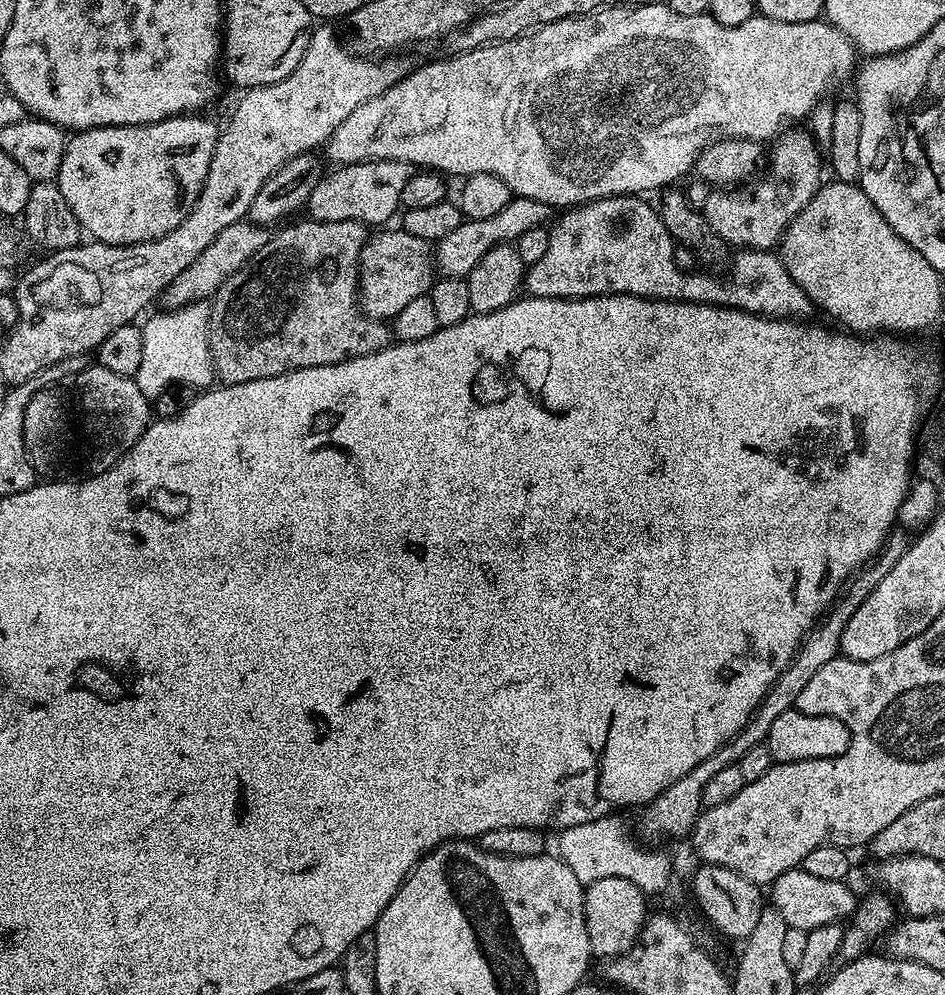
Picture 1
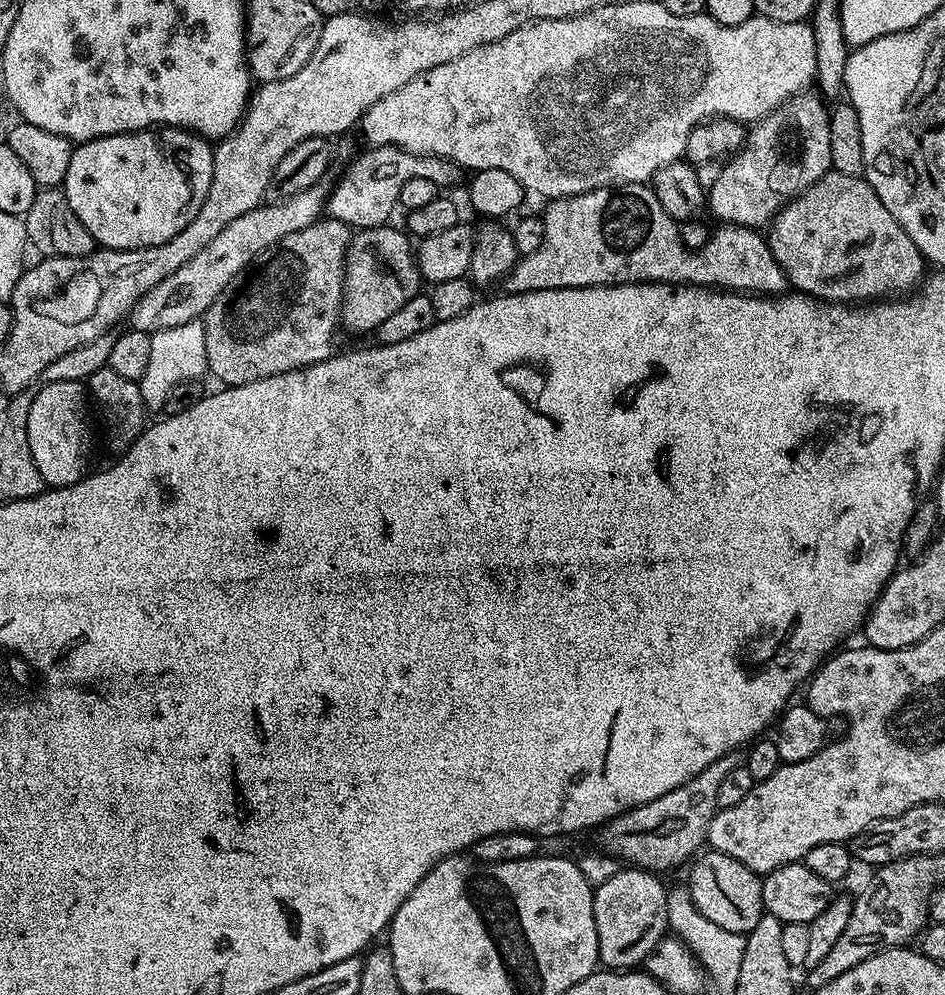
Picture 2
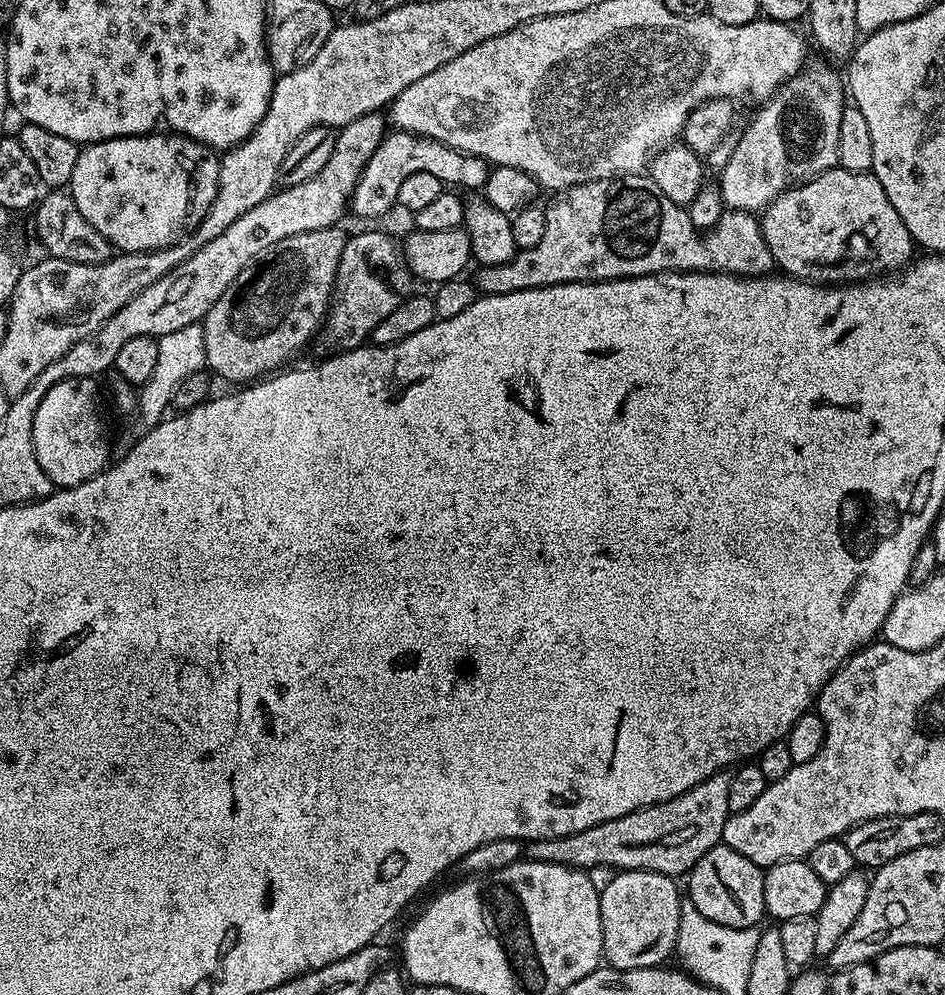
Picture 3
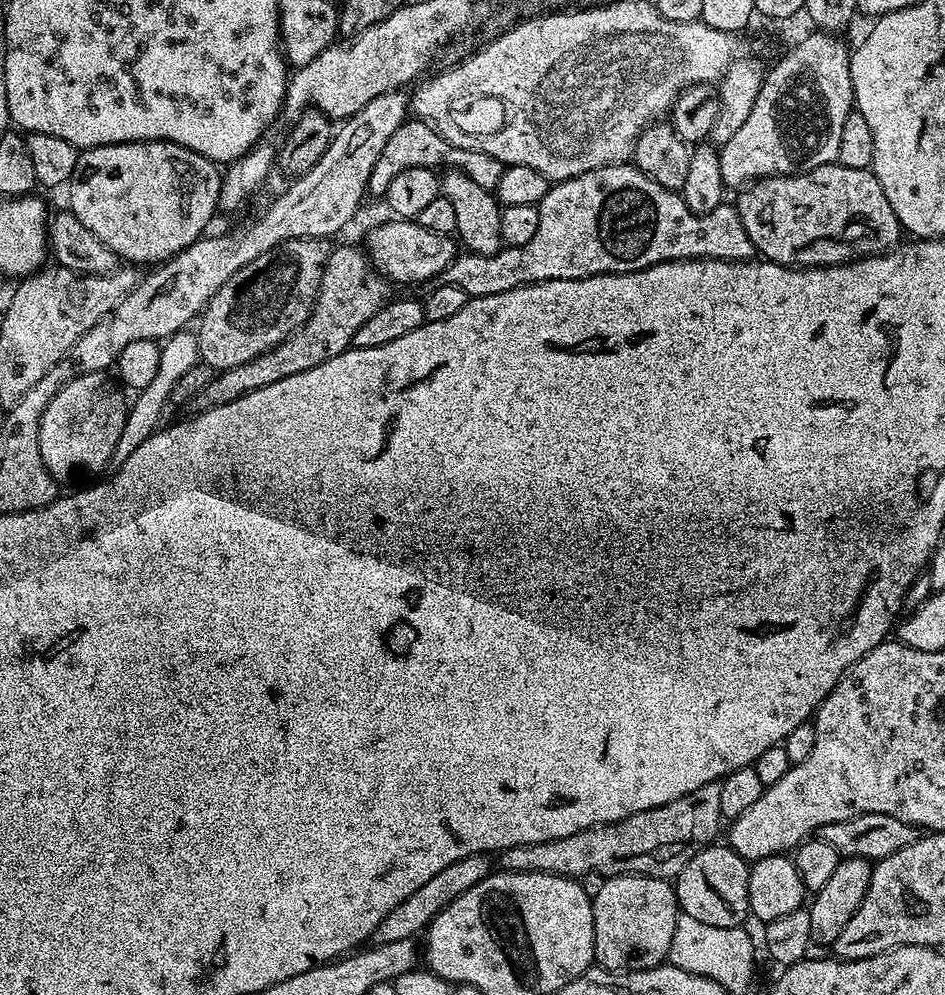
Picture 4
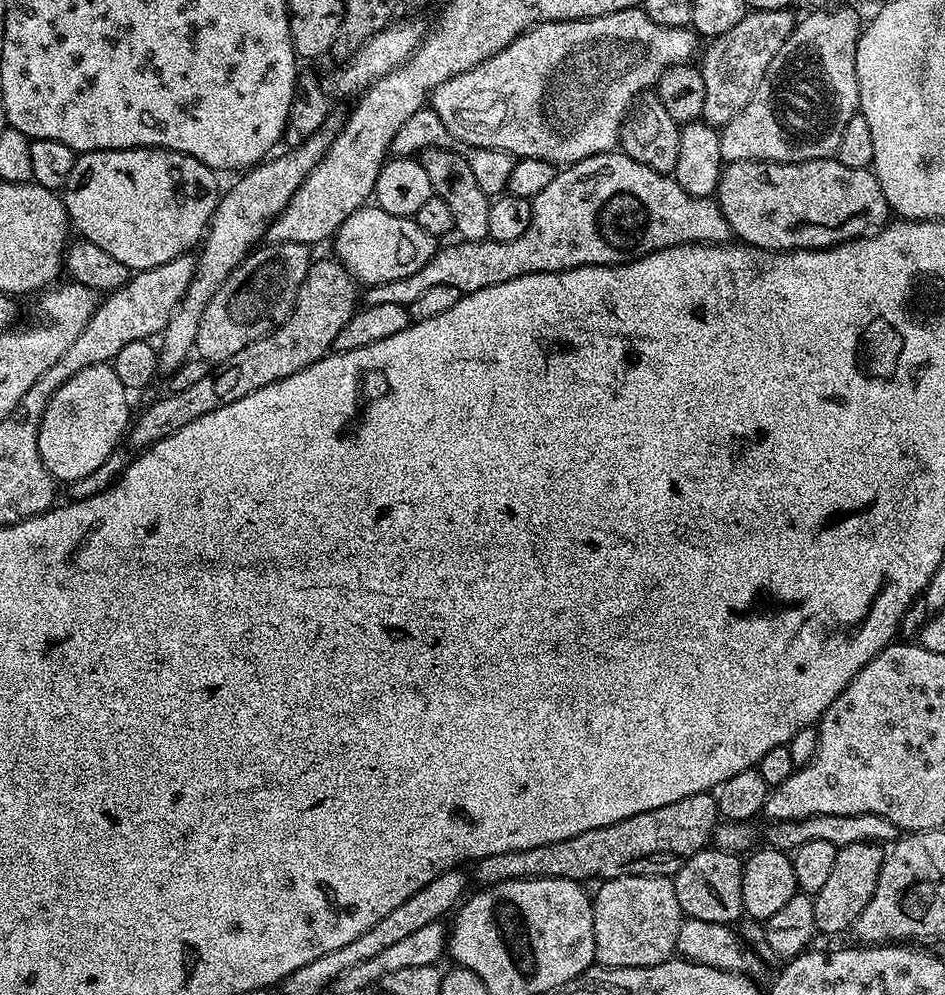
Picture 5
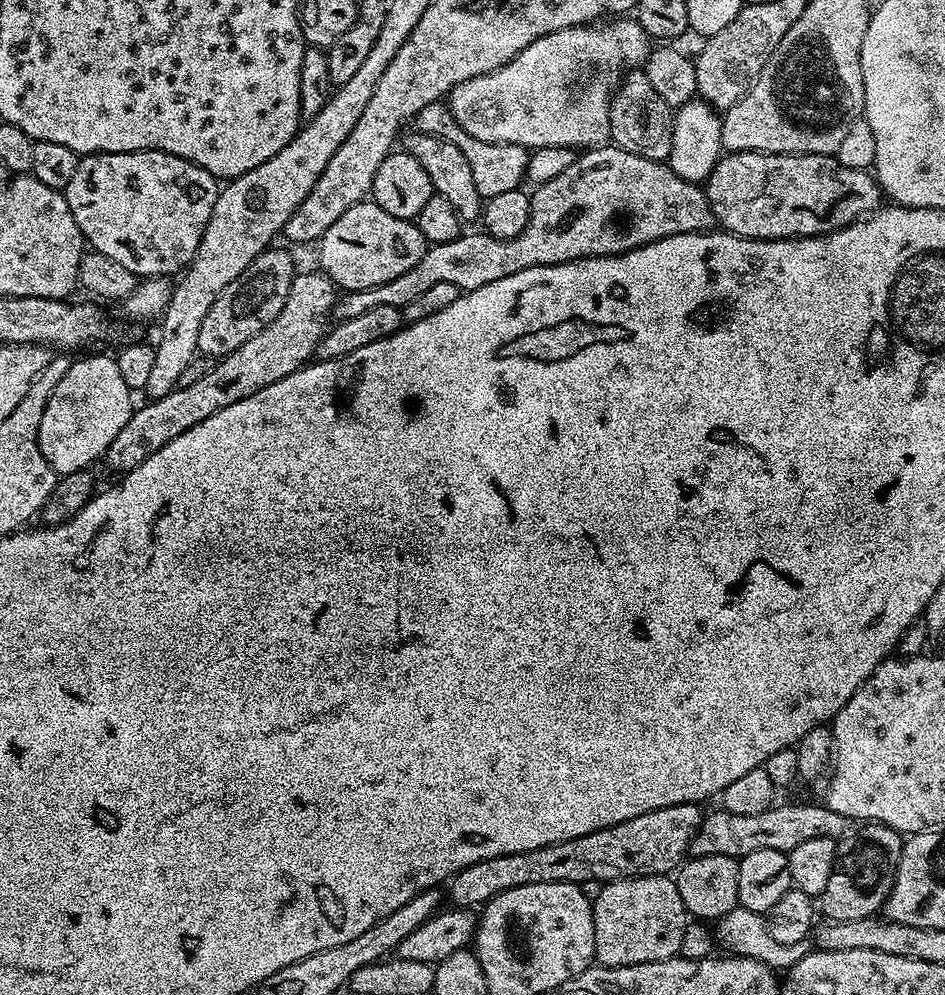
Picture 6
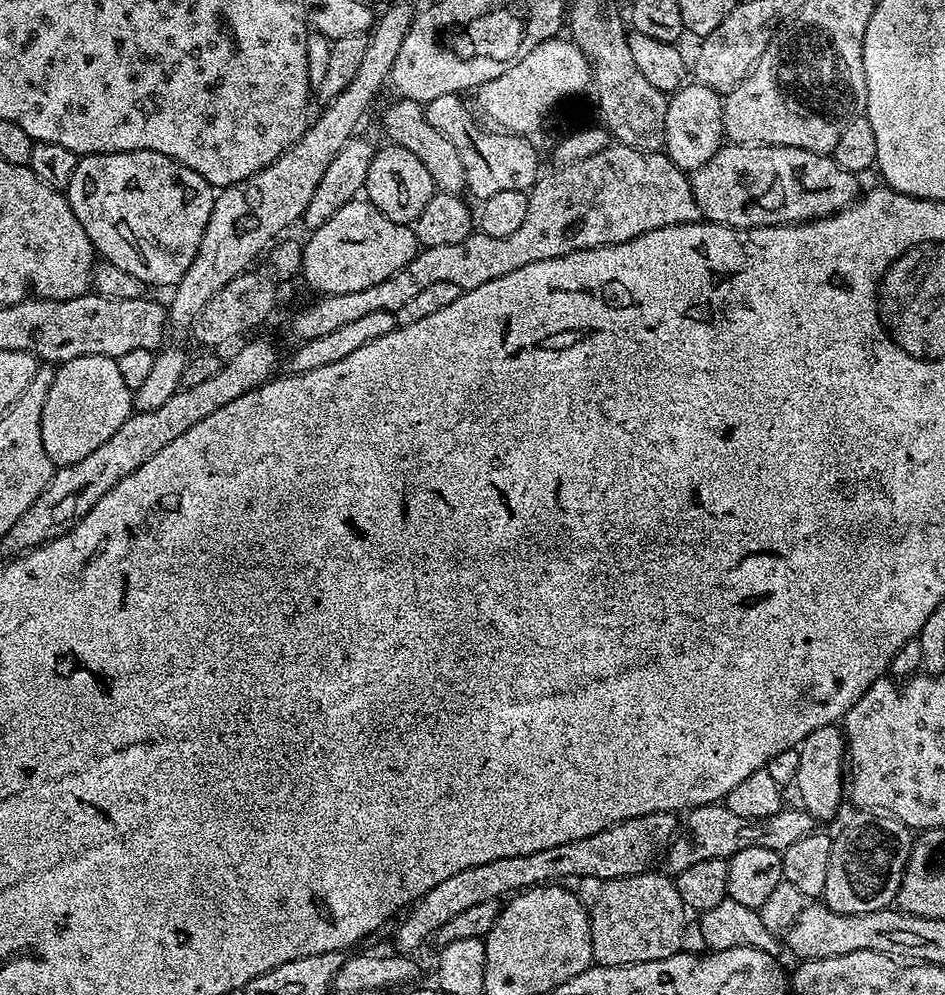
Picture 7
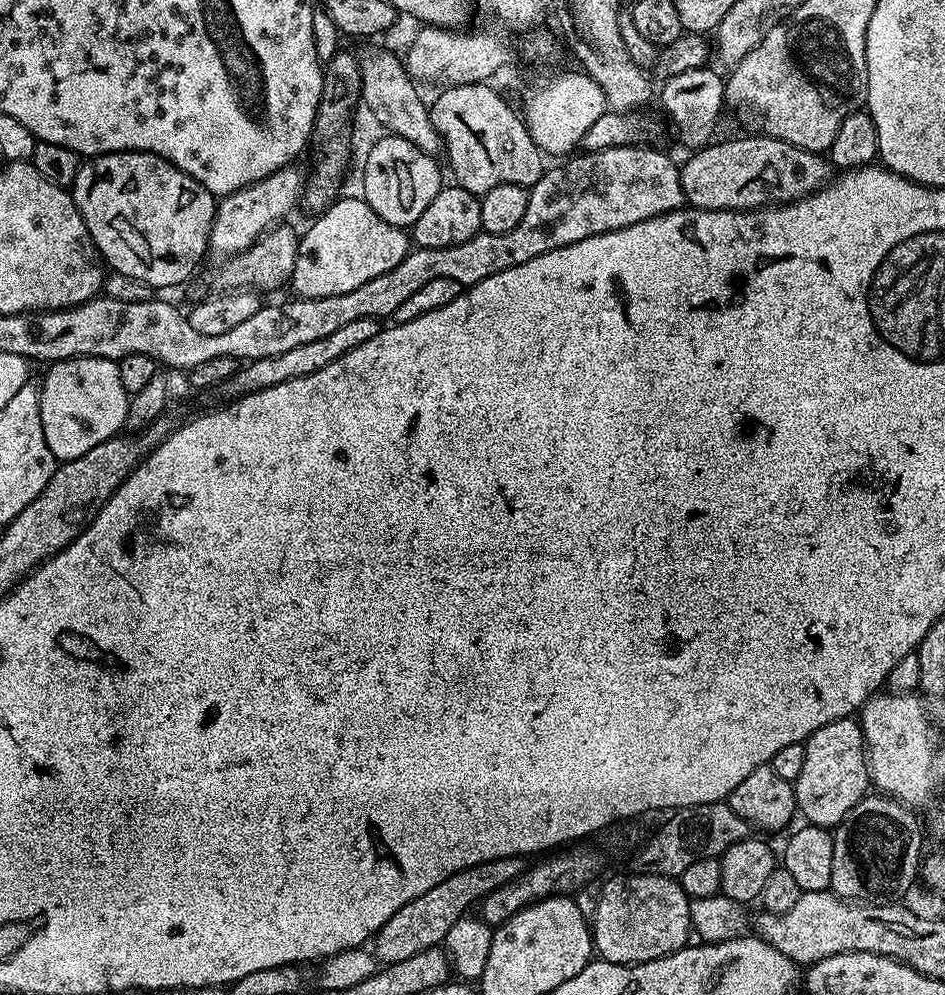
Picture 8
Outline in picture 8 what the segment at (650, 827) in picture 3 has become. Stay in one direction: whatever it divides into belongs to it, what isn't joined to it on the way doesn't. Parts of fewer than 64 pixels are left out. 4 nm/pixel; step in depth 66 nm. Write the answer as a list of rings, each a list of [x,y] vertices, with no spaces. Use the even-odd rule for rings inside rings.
[[[519,856],[484,860],[478,866],[458,870],[458,874],[446,878],[446,882],[438,882],[434,890],[426,890],[426,894],[414,898],[414,902],[406,902],[406,906],[402,906],[394,918],[390,918],[376,931],[374,955],[377,961],[385,965],[402,962],[406,958],[414,958],[414,954],[422,950],[443,945],[450,926],[466,915],[471,904],[472,907],[479,905],[486,894],[498,890],[498,886],[506,886],[506,882],[518,878],[525,868],[525,861]]]

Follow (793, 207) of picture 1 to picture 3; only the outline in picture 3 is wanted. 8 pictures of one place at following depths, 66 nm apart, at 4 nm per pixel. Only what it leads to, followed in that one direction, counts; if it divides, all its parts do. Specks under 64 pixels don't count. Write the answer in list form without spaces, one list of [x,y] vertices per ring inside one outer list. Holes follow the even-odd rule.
[[[809,63],[784,81],[771,96],[763,101],[760,113],[749,122],[734,143],[734,154],[730,162],[719,169],[718,183],[725,205],[732,210],[743,210],[753,214],[767,207],[786,188],[811,180],[837,167],[838,126],[842,122],[842,110],[846,107],[846,88],[842,76],[824,64]]]

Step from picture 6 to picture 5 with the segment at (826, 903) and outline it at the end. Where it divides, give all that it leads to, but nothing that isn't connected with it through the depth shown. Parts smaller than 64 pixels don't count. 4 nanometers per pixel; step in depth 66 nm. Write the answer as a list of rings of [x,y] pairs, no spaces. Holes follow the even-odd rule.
[[[854,842],[845,848],[836,849],[834,870],[830,870],[830,879],[823,884],[822,890],[814,893],[815,931],[835,937],[855,925],[857,918],[866,910],[866,902],[874,898],[878,886],[880,871],[884,866],[885,849],[879,844]]]

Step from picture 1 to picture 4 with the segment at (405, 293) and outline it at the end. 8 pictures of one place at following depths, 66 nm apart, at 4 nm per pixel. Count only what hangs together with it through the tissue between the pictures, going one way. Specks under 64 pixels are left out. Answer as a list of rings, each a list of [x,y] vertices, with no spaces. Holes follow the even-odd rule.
[[[340,244],[336,248],[335,245],[328,253],[326,266],[322,270],[322,282],[306,323],[270,352],[263,352],[242,366],[226,368],[213,375],[212,381],[194,397],[197,409],[207,410],[234,402],[262,386],[282,382],[282,378],[290,378],[302,370],[314,370],[314,366],[322,366],[322,362],[348,351],[352,347],[354,333],[361,328],[362,322],[366,322],[366,318],[374,318],[374,314],[384,307],[390,296],[388,287],[389,281],[373,268],[363,247]]]

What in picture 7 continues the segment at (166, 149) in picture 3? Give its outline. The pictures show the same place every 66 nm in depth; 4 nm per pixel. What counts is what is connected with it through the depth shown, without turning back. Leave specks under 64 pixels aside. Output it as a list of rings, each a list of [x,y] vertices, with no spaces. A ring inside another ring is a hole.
[[[154,150],[81,155],[66,195],[74,210],[74,218],[82,222],[82,230],[86,230],[97,253],[148,286],[175,286],[182,274],[190,270],[190,262],[194,262],[198,246],[202,246],[202,234],[206,234],[206,222],[210,222],[210,210],[214,210],[217,198],[212,184],[206,182],[202,174],[194,174],[194,170],[174,162],[174,158],[166,158],[166,154]]]

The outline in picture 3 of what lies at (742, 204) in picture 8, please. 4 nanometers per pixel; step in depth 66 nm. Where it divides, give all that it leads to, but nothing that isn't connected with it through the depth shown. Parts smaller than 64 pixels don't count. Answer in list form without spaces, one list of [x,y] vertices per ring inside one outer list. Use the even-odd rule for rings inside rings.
[[[839,166],[829,168],[811,180],[784,189],[776,199],[767,204],[758,221],[775,267],[781,273],[798,280],[825,286],[859,282],[873,274],[903,269],[913,259],[914,241],[910,230],[906,230],[906,222],[898,218],[898,210],[890,206],[890,198],[886,198],[882,182],[878,182],[871,171],[851,172]]]

